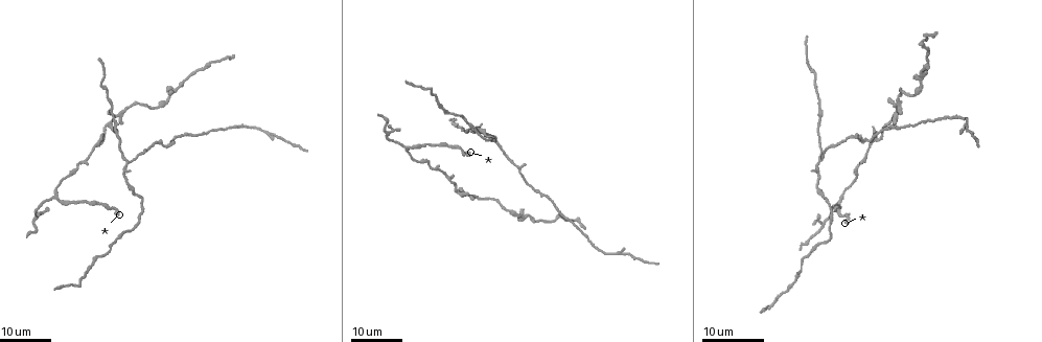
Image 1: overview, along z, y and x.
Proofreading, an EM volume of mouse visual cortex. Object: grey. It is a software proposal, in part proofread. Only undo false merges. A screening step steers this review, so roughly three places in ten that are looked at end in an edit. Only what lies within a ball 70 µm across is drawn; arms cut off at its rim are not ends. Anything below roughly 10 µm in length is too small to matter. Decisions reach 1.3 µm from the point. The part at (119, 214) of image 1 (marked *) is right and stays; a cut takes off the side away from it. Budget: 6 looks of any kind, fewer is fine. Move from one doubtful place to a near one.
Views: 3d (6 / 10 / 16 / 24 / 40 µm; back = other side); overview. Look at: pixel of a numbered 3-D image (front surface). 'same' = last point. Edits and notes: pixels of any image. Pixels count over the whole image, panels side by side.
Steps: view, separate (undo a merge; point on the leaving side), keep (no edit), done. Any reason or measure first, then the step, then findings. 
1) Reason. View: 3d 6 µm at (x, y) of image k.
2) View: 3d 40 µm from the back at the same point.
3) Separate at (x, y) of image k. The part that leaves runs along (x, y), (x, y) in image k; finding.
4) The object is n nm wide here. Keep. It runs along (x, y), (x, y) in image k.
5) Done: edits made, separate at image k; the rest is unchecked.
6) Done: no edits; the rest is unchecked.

Arms part here. View: 3d 24 µm at (407, 147) of image 1.

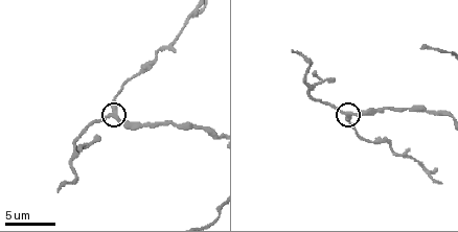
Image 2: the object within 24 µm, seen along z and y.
Zoom in. View: 3d 10 µm at (349, 116) of image 2.

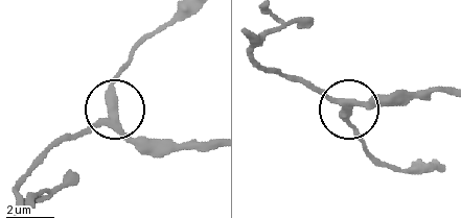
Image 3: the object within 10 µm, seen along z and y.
Keep. It runs along (212, 143), (145, 143), (114, 112), (76, 136) in image 3; continuous, no second cell.

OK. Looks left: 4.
View: 3d 24 µm at (127, 161) of image 1.

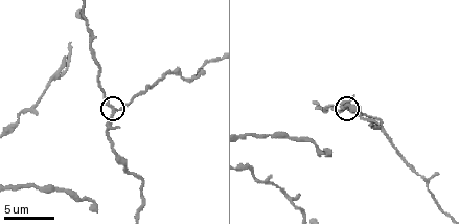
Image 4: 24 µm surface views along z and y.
View: 3d 10 µm at (347, 109) of image 4.

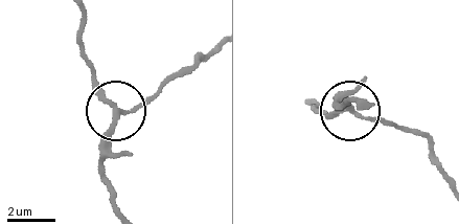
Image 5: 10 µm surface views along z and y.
The object is 160 nm wide here. Keep. All the same cell.

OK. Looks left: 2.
Three-way junction. View: 3d 10 µm at (423, 176) of image 4.

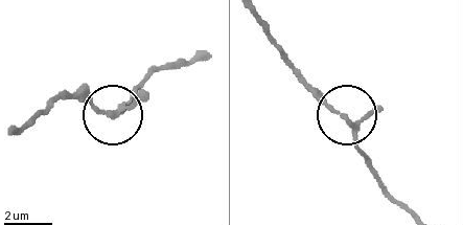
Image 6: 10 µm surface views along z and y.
3 arms meet here. Keep. It runs along (256, 20), (276, 50), (346, 118), (356, 147), (370, 162) in image 6; continuous, no second cell.

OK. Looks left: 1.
Done: no edits; the rest is unchecked.

